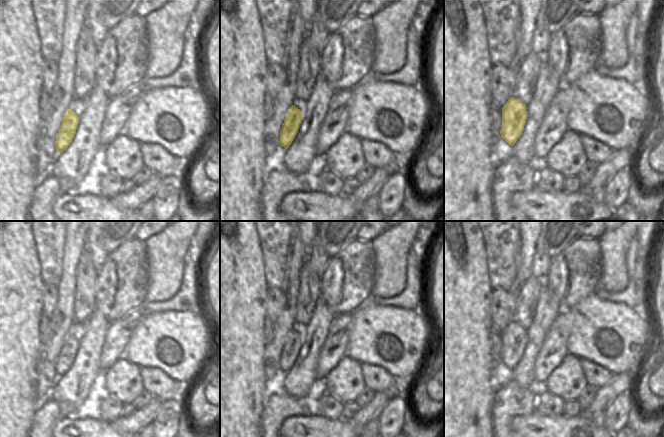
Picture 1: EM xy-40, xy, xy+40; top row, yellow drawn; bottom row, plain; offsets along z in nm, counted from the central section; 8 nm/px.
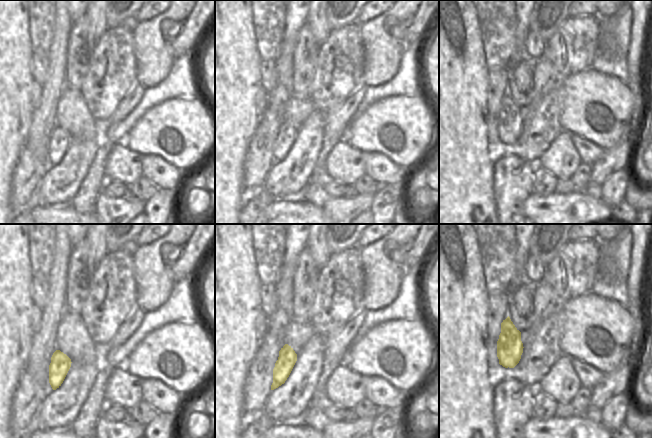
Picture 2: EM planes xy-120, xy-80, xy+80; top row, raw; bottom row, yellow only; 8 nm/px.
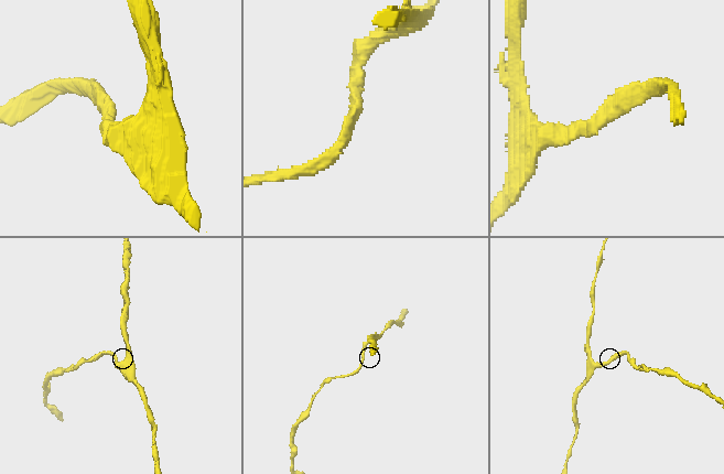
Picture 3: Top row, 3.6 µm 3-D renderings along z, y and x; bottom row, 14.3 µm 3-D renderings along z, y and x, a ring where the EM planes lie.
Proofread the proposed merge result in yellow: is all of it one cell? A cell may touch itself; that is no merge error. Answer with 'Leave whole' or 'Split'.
Split

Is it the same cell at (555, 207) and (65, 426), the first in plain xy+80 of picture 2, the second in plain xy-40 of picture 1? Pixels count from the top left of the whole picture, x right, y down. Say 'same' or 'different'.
same

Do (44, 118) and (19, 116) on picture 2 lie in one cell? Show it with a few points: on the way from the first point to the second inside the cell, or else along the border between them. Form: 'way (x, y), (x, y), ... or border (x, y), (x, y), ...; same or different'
border (33, 110), (31, 124), (24, 140); different

